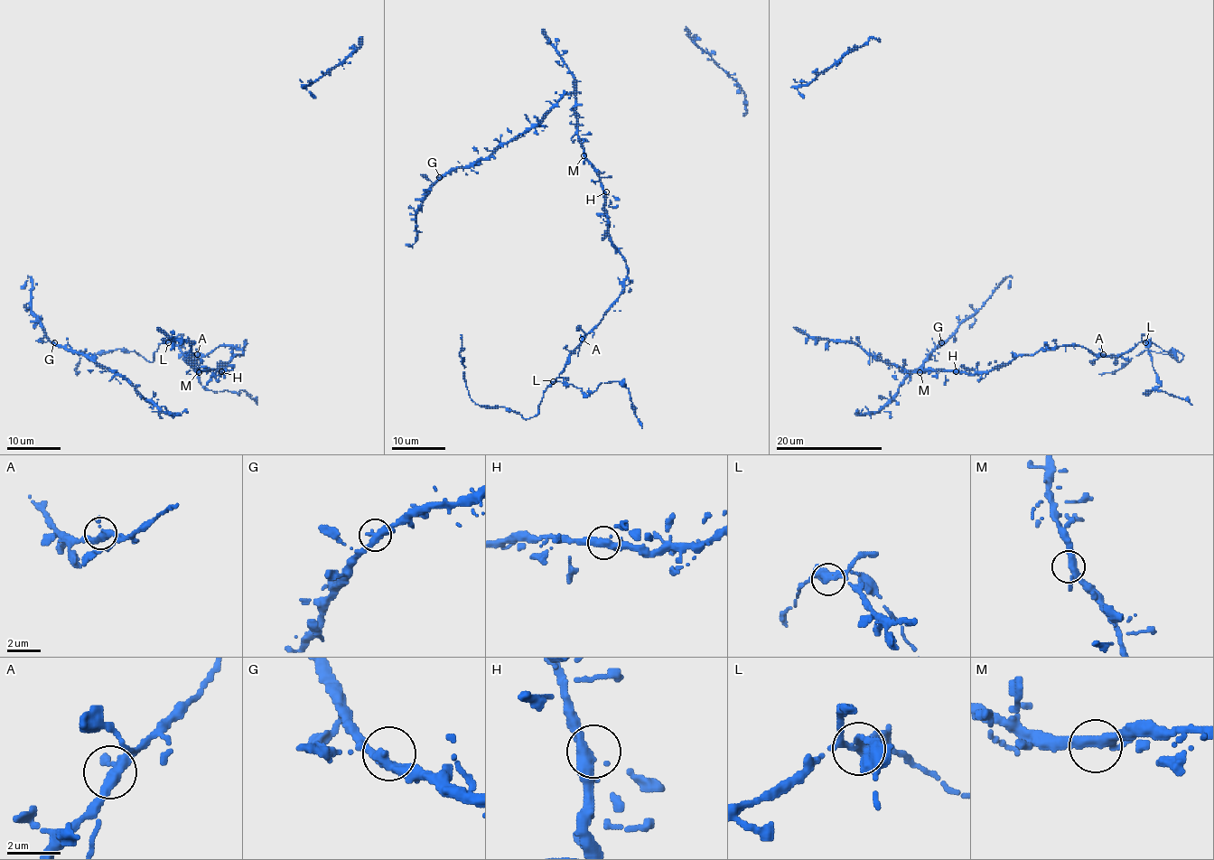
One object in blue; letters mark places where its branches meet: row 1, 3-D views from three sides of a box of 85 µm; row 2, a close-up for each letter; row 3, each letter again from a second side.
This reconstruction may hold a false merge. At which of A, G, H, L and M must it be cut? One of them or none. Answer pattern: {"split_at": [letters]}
{"split_at": ["L"]}

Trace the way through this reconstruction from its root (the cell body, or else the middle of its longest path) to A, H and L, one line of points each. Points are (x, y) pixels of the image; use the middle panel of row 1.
A: (578, 133), (583, 155), (598, 174), (603, 191), (607, 233), (627, 268), (624, 291), (603, 319), (582, 339)
H: (578, 133), (583, 155), (598, 174), (601, 186), (606, 191)
L: (578, 133), (583, 155), (599, 177), (607, 233), (626, 263), (627, 275), (624, 291), (584, 336), (553, 381)

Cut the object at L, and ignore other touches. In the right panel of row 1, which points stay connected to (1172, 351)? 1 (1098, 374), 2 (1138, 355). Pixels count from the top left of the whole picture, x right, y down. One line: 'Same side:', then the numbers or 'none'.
Same side: 1, 2

